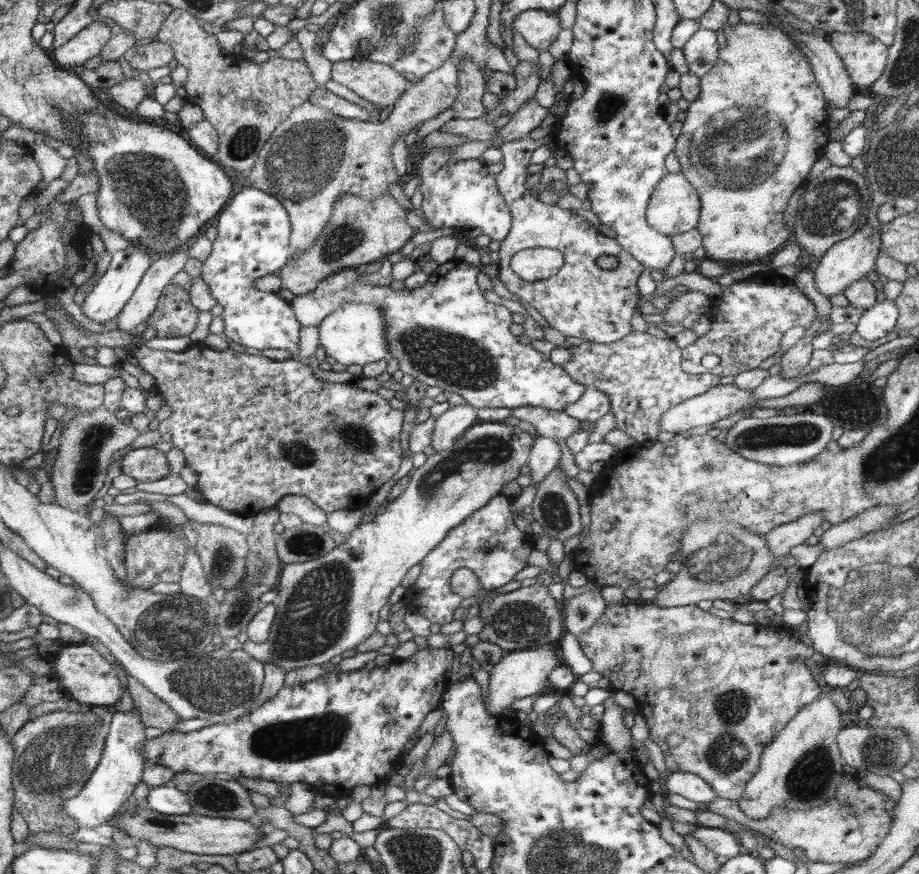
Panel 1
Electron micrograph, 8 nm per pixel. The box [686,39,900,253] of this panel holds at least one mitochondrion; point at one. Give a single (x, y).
(830, 204)

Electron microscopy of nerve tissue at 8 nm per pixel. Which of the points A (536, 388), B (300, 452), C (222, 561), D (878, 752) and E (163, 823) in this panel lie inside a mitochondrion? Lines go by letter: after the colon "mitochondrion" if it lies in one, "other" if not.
A: other
B: mitochondrion
C: mitochondrion
D: mitochondrion
E: mitochondrion

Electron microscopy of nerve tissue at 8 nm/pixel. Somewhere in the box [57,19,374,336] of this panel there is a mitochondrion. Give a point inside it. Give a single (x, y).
(305, 162)

